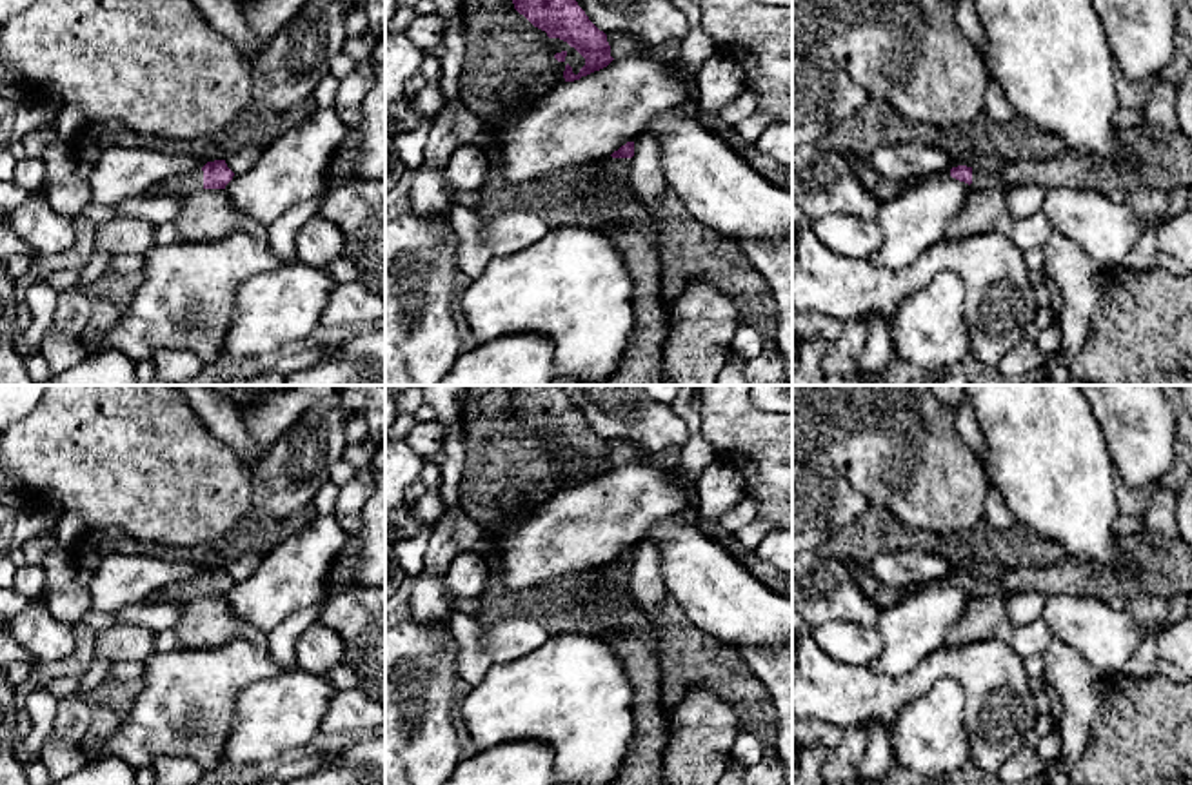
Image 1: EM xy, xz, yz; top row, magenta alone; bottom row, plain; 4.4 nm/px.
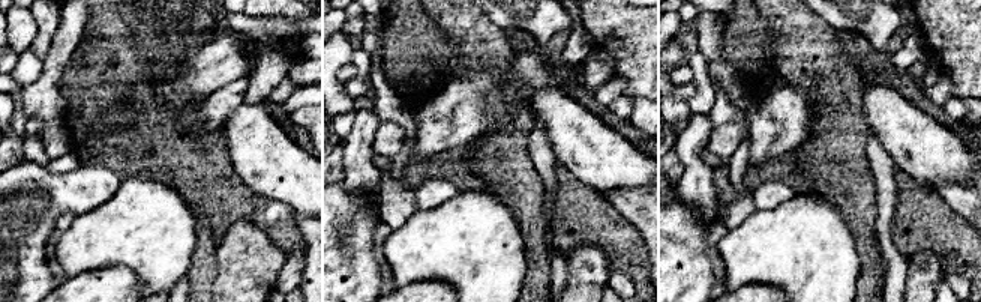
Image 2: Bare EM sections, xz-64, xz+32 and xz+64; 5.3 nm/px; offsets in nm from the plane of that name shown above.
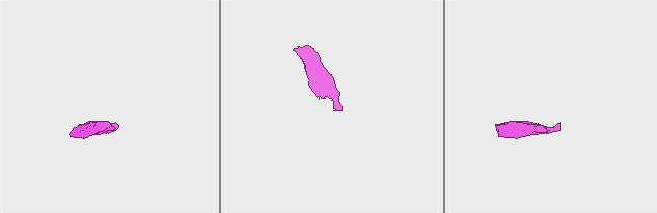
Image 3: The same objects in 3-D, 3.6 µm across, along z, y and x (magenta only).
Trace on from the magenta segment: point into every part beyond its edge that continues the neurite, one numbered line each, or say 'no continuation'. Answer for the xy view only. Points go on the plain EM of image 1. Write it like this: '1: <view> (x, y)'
1: xy (184, 591)

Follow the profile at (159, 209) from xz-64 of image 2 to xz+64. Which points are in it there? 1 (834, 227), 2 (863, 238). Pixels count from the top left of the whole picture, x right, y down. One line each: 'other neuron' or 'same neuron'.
1: same neuron
2: other neuron

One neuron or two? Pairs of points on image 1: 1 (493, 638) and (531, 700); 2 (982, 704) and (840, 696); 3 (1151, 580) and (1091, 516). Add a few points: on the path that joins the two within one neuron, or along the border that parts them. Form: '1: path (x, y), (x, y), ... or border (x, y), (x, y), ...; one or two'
1: border (546, 640), (518, 658), (496, 664); two
2: path (953, 671), (931, 671), (909, 687), (878, 696); one
3: border (1122, 538), (1123, 566), (1078, 562); two

